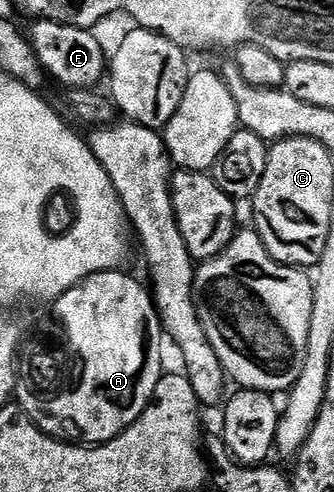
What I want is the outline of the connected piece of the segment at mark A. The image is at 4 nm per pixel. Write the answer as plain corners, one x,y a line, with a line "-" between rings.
119,269
92,274
55,299
55,310
64,314
59,323
64,330
63,337
72,346
72,352
80,354
84,382
76,386
76,394
64,394
60,402
48,402
48,406
44,406
44,402
36,402
36,398
24,398
19,405
43,434
59,442
99,446
101,442
116,438
130,424
134,424
138,416
142,416
154,396
154,388
158,388
165,373
166,335
160,325
153,295
145,283
143,286
138,279
124,273
123,269

